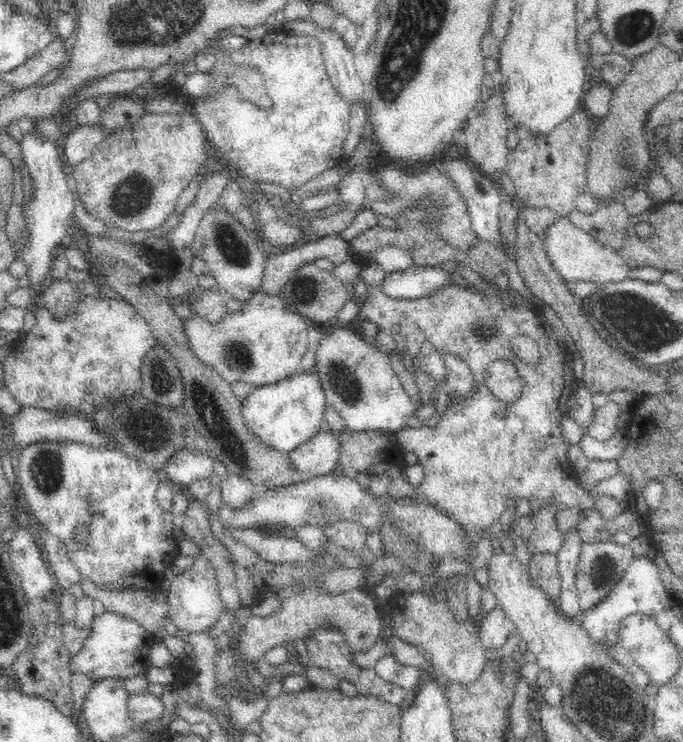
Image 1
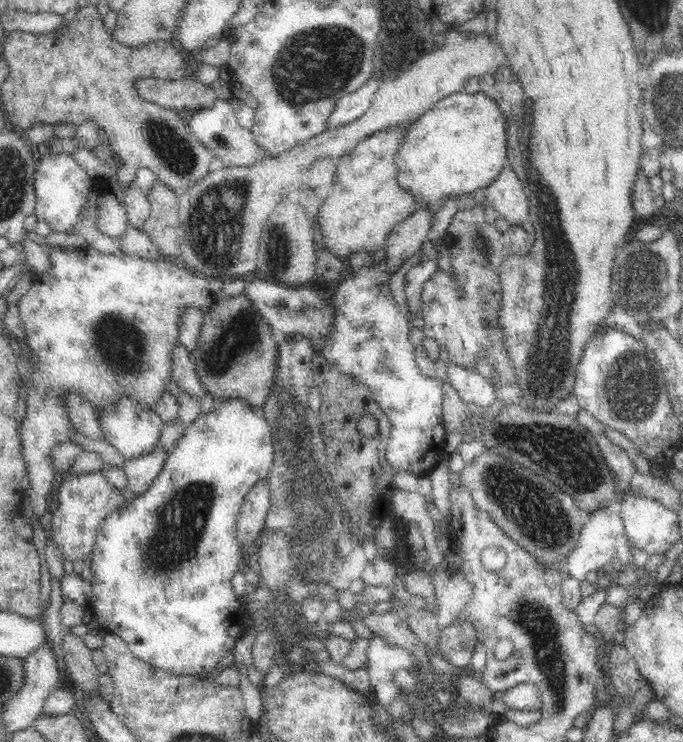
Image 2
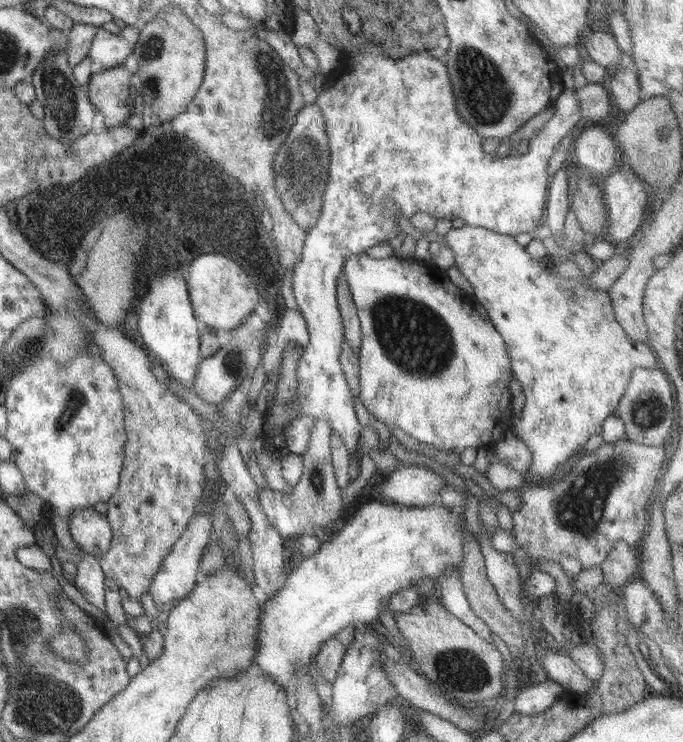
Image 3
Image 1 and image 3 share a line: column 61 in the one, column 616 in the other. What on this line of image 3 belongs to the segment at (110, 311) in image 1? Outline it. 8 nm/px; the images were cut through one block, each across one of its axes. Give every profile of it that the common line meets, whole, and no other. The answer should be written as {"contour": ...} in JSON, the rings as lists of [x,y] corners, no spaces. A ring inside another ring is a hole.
{"contour":[[[463,225],[461,228],[446,227],[446,234],[442,235],[442,240],[446,240],[447,247],[454,253],[454,266],[466,277],[470,282],[474,293],[471,297],[472,301],[476,301],[486,310],[491,324],[496,328],[496,331],[502,336],[507,349],[507,354],[511,359],[511,370],[513,378],[517,378],[522,385],[526,404],[522,408],[520,414],[512,414],[510,417],[510,425],[514,426],[516,436],[528,444],[528,448],[532,451],[532,461],[530,462],[529,471],[526,473],[526,478],[530,481],[538,480],[553,480],[554,474],[558,472],[560,466],[570,460],[570,456],[578,452],[578,448],[584,447],[586,441],[592,434],[601,432],[602,423],[610,415],[615,414],[616,407],[626,393],[629,381],[631,380],[632,372],[640,368],[656,369],[660,368],[657,353],[646,343],[633,340],[626,335],[626,332],[621,328],[621,325],[616,321],[613,307],[610,305],[611,299],[609,292],[600,292],[597,289],[588,288],[576,280],[564,280],[558,278],[558,274],[554,274],[552,270],[546,270],[540,266],[540,260],[536,260],[530,256],[526,248],[522,247],[516,238],[510,235],[501,235],[491,230]]]}

